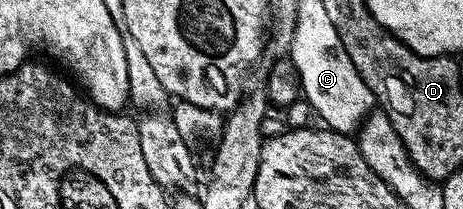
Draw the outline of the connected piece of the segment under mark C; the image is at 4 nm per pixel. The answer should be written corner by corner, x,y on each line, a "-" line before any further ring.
323,19
312,27
296,26
290,32
290,62
295,65
299,74
299,86
302,98
324,119
326,126
333,131
355,133
363,123
363,118
376,106
375,94
365,85
361,73
357,73
357,65
349,61
349,53
345,53
345,45
341,45
341,37
337,37
337,29
333,29
333,21

